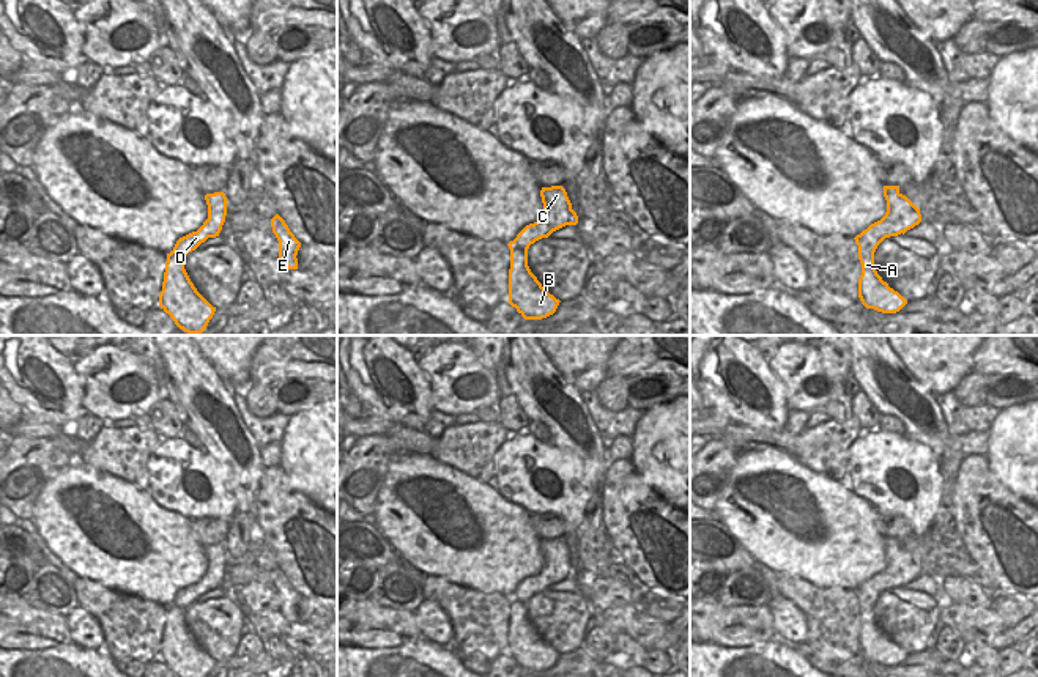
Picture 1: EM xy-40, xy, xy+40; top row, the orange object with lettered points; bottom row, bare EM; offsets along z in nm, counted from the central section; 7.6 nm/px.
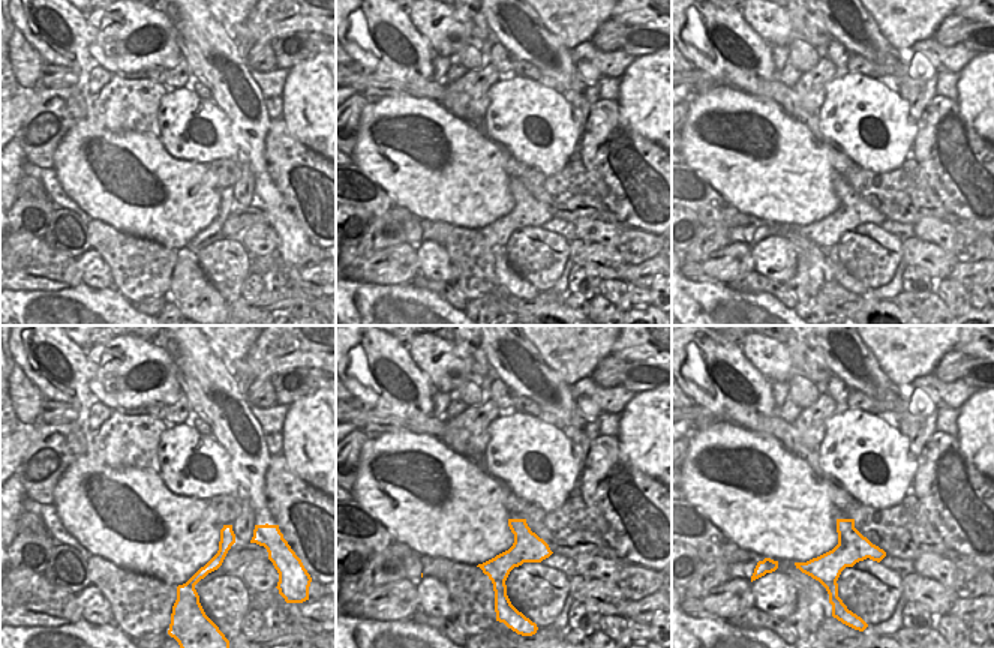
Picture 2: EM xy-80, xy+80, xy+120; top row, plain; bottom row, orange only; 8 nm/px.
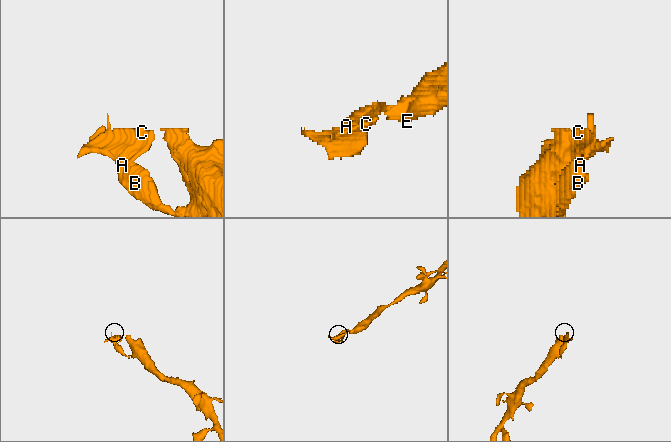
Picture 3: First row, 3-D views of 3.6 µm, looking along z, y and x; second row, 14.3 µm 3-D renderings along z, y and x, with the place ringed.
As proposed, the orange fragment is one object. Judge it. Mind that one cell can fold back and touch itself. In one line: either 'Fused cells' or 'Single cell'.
Single cell

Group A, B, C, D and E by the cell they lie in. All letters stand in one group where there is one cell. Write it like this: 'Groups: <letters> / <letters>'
Groups: A B C D E

